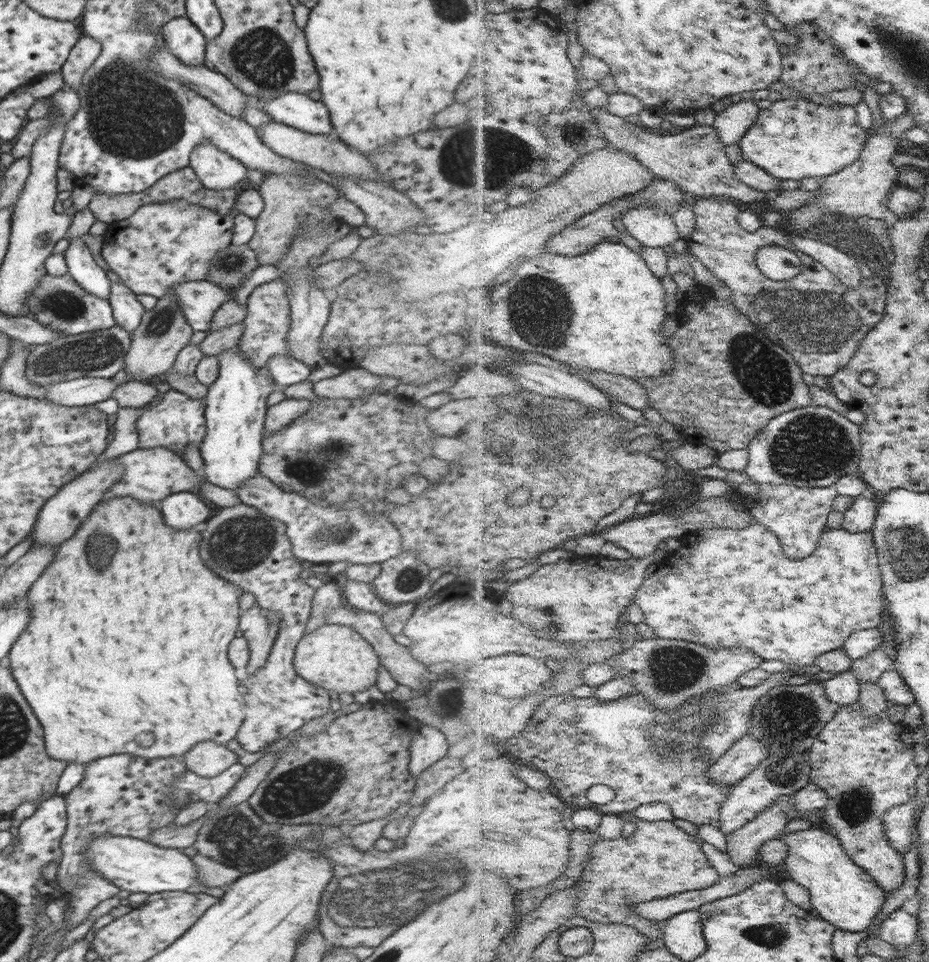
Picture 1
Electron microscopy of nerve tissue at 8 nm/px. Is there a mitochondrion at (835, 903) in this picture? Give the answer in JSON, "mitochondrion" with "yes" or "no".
{"mitochondrion":"no"}

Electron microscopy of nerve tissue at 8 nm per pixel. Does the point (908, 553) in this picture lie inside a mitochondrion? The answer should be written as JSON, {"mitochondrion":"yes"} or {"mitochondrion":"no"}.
{"mitochondrion":"yes"}

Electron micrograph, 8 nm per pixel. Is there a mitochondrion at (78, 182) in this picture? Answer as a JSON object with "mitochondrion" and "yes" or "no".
{"mitochondrion":"no"}

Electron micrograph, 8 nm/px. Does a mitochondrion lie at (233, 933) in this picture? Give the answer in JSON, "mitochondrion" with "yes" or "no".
{"mitochondrion":"no"}

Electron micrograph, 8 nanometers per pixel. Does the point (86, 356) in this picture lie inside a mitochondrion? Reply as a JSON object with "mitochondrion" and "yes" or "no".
{"mitochondrion":"yes"}

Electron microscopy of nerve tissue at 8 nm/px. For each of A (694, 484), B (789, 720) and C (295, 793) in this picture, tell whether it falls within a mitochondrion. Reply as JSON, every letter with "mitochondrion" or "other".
{"A":"other","B":"mitochondrion","C":"mitochondrion"}

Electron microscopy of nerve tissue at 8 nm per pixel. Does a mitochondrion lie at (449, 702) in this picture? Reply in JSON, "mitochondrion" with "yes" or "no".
{"mitochondrion":"no"}

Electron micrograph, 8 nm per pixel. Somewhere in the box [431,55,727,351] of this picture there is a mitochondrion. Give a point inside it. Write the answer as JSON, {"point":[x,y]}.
{"point":[489,156]}

